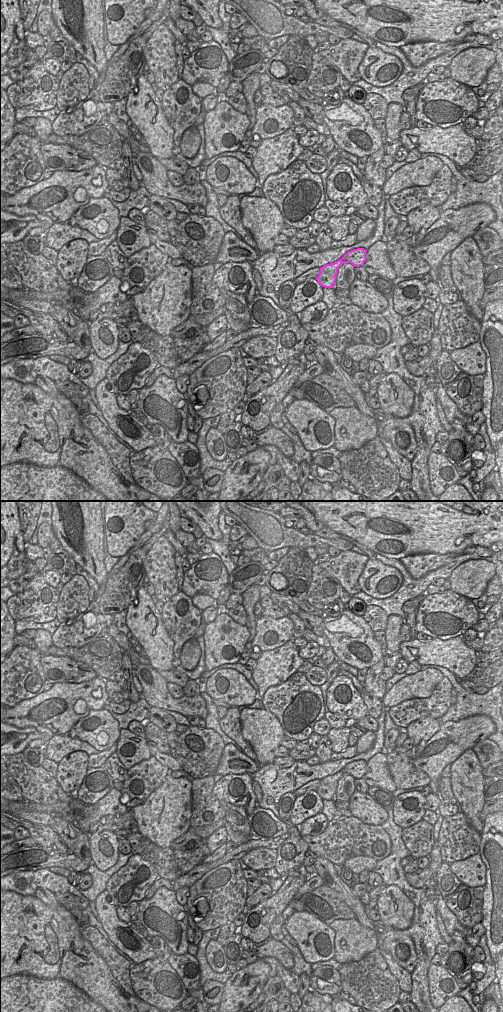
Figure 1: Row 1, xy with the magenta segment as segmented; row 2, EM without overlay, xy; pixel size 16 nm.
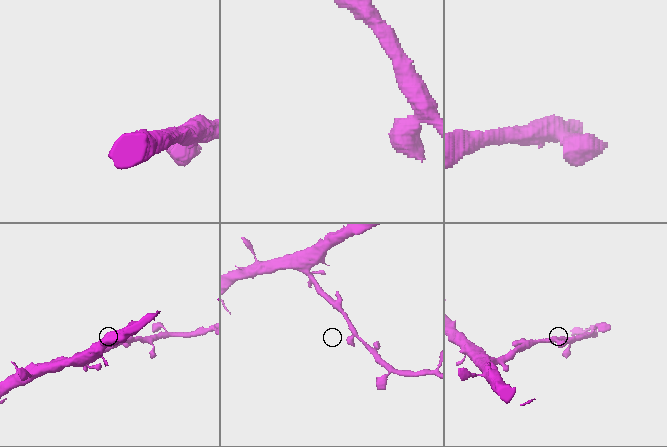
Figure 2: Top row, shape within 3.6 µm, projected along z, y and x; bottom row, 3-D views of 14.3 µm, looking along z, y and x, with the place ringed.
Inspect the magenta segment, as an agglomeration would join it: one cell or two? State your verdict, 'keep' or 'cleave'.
keep

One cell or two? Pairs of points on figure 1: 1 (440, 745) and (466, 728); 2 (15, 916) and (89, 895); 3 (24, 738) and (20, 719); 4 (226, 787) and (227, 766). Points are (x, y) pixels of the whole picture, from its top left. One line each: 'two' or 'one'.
1: one
2: two
3: two
4: two

